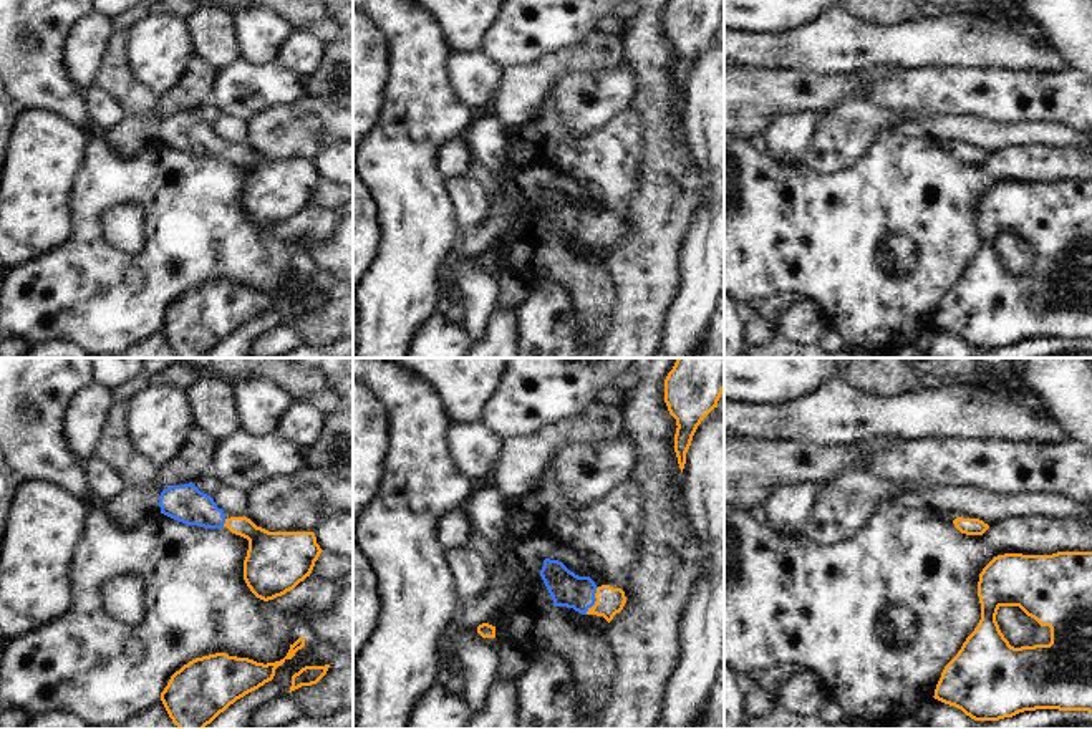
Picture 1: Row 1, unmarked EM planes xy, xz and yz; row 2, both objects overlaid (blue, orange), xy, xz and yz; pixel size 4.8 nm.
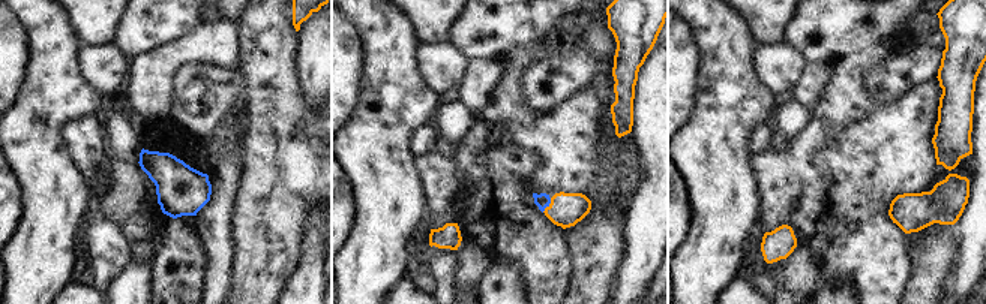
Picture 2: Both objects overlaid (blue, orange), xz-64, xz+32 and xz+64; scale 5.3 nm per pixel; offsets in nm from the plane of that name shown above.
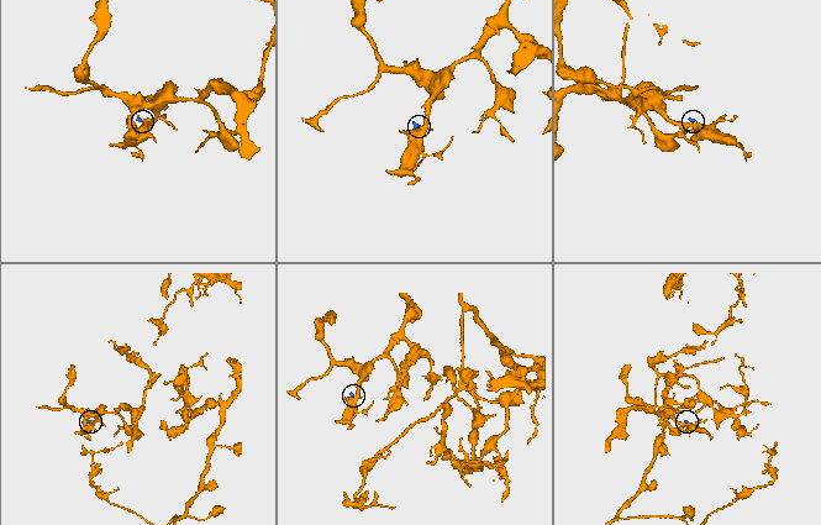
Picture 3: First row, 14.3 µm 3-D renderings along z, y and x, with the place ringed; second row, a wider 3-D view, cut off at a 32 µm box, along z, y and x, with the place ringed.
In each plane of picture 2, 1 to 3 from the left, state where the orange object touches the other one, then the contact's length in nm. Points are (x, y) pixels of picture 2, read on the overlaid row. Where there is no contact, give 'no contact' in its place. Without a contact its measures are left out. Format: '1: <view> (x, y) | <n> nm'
1: no contact
2: xz+32 (548, 205) | 90 nm
3: no contact

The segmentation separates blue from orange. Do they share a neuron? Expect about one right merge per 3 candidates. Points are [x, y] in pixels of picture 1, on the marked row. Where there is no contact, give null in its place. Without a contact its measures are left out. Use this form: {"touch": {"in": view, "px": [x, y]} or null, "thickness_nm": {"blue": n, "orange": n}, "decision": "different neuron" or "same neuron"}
{"touch": {"in": "xz", "px": [595, 600]}, "thickness_nm": {"blue": 160, "orange": 130}, "decision": "same neuron"}

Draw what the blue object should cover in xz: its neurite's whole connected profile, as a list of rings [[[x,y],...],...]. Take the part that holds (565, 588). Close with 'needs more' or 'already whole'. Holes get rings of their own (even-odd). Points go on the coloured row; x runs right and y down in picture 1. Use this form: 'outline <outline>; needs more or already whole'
outline [[[545,558],[540,577],[555,606],[573,608],[582,615],[603,616],[608,623],[626,603],[621,588],[597,587],[590,577],[575,575],[558,560]]]; needs more

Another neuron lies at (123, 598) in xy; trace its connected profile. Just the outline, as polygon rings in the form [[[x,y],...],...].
[[[119,577],[104,583],[101,600],[106,613],[128,626],[144,618],[144,587],[139,577]]]

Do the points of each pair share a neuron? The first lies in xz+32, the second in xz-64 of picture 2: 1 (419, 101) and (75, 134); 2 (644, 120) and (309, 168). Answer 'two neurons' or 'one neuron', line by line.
1: two neurons
2: two neurons

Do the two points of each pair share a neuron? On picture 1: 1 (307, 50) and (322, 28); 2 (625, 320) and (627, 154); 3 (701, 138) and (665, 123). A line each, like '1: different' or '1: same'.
1: different
2: different
3: different

